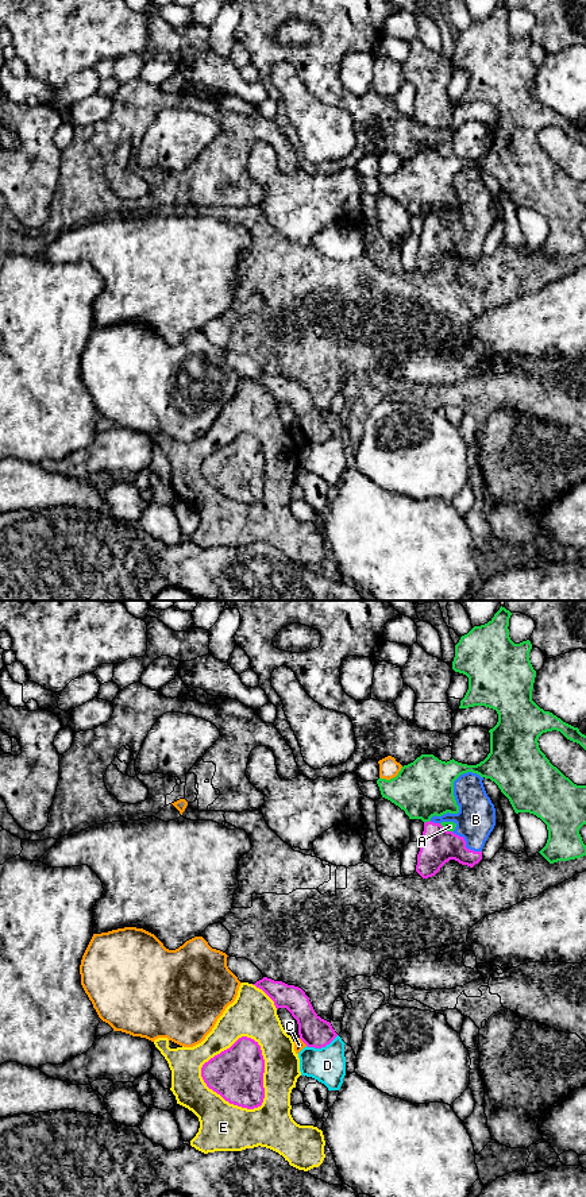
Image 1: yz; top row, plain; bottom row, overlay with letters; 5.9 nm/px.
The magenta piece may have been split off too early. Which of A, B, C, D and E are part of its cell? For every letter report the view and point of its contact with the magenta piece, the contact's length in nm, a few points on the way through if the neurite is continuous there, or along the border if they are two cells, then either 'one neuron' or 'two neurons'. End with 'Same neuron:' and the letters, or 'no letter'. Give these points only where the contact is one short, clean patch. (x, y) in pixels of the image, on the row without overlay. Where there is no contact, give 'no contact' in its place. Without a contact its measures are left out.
A: yz (444, 224) | 90 nm | two neurons
B: yz (465, 239) | 220 nm | across yz (438, 242), (465, 239), (475, 215) | one neuron
C: yz (303, 436) | 70 nm | two neurons
D: yz (322, 441) | 200 nm | two neurons
E: yz (263, 467) | 460 nm | two neurons
Same neuron: B

